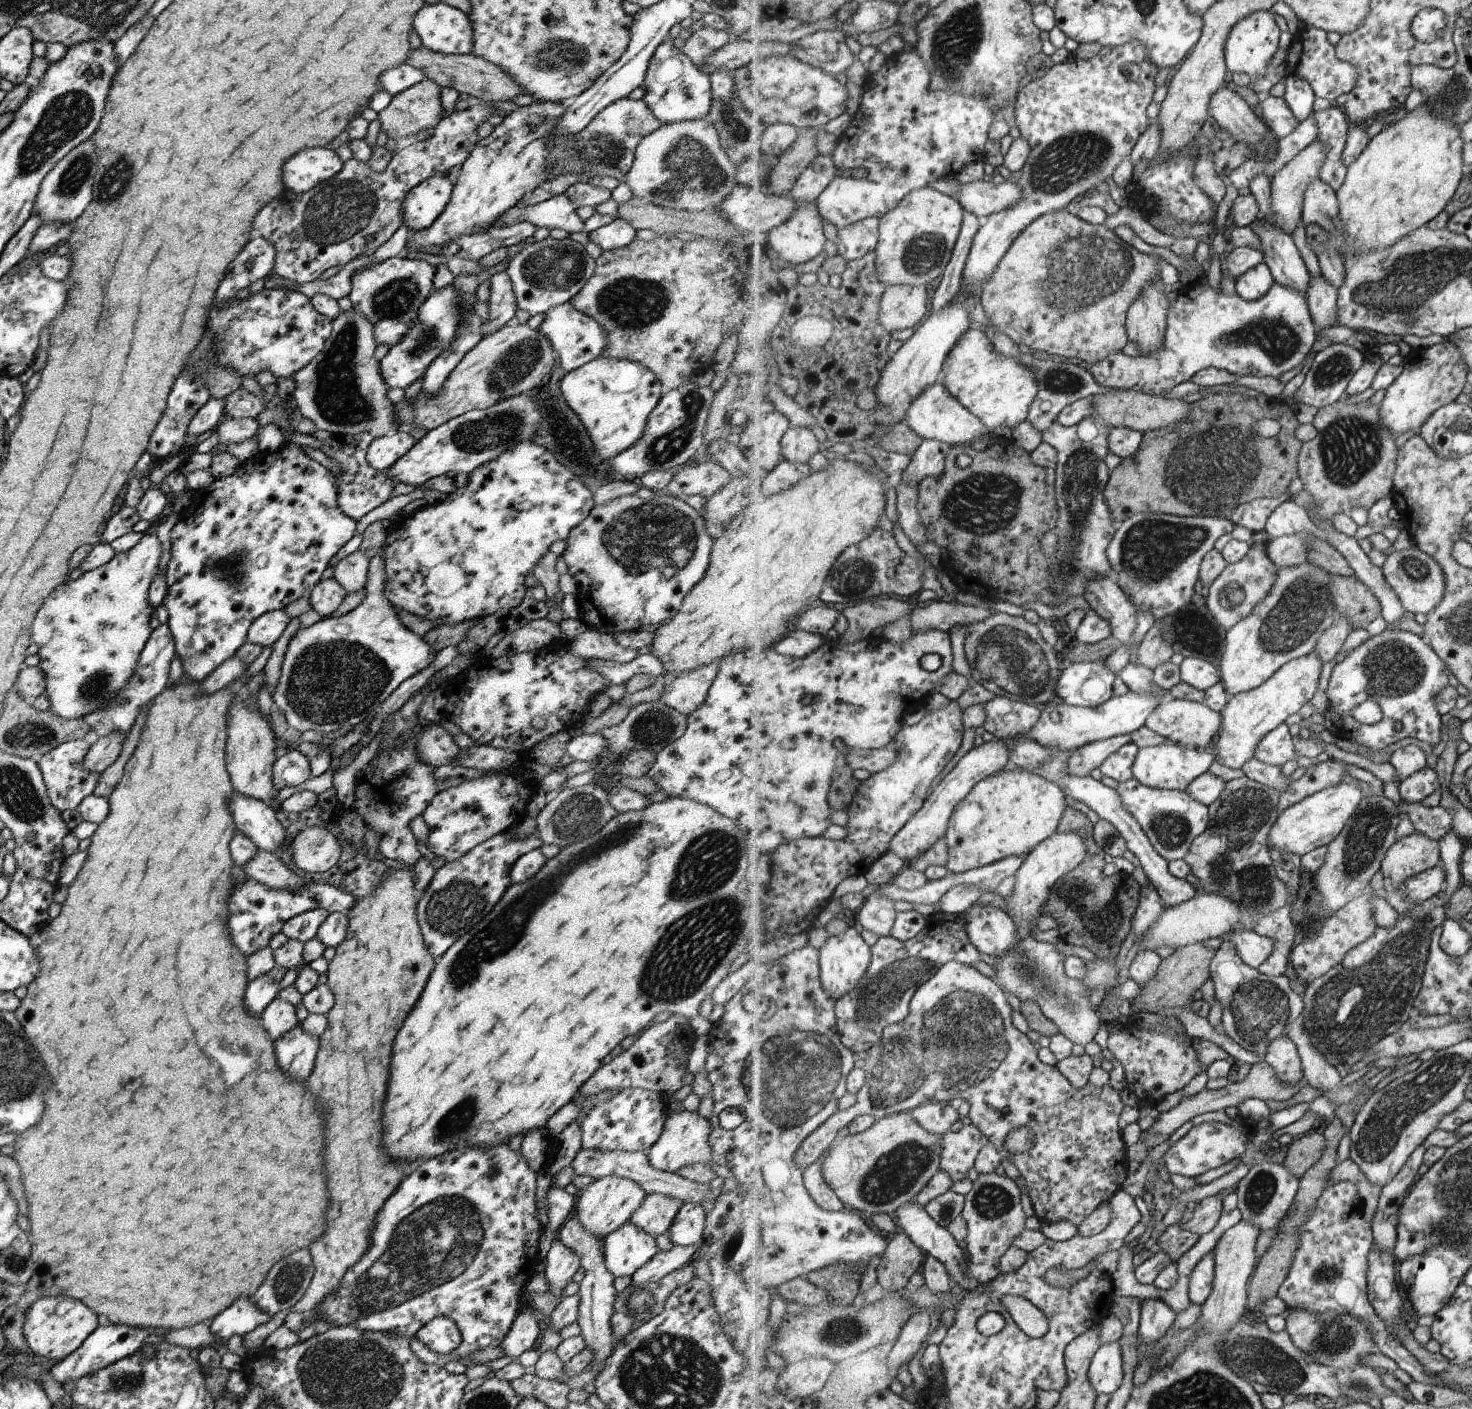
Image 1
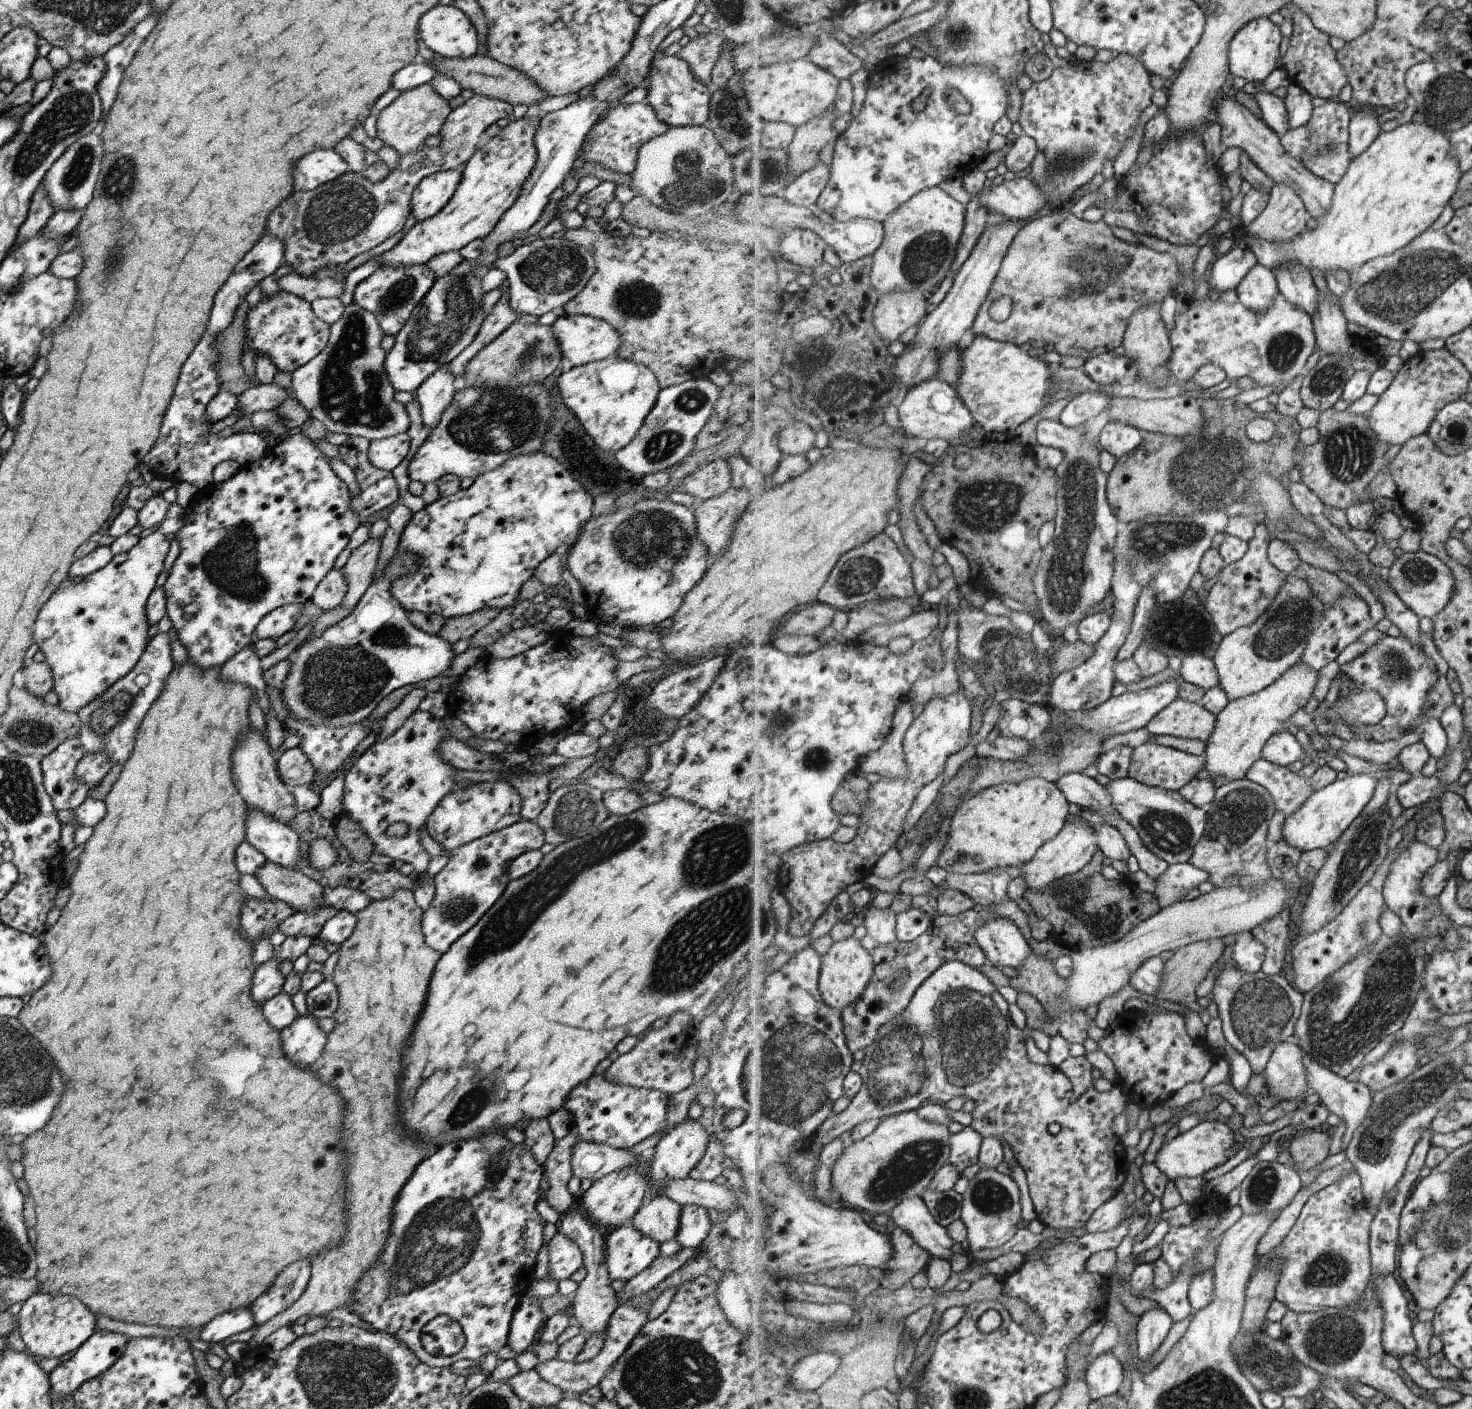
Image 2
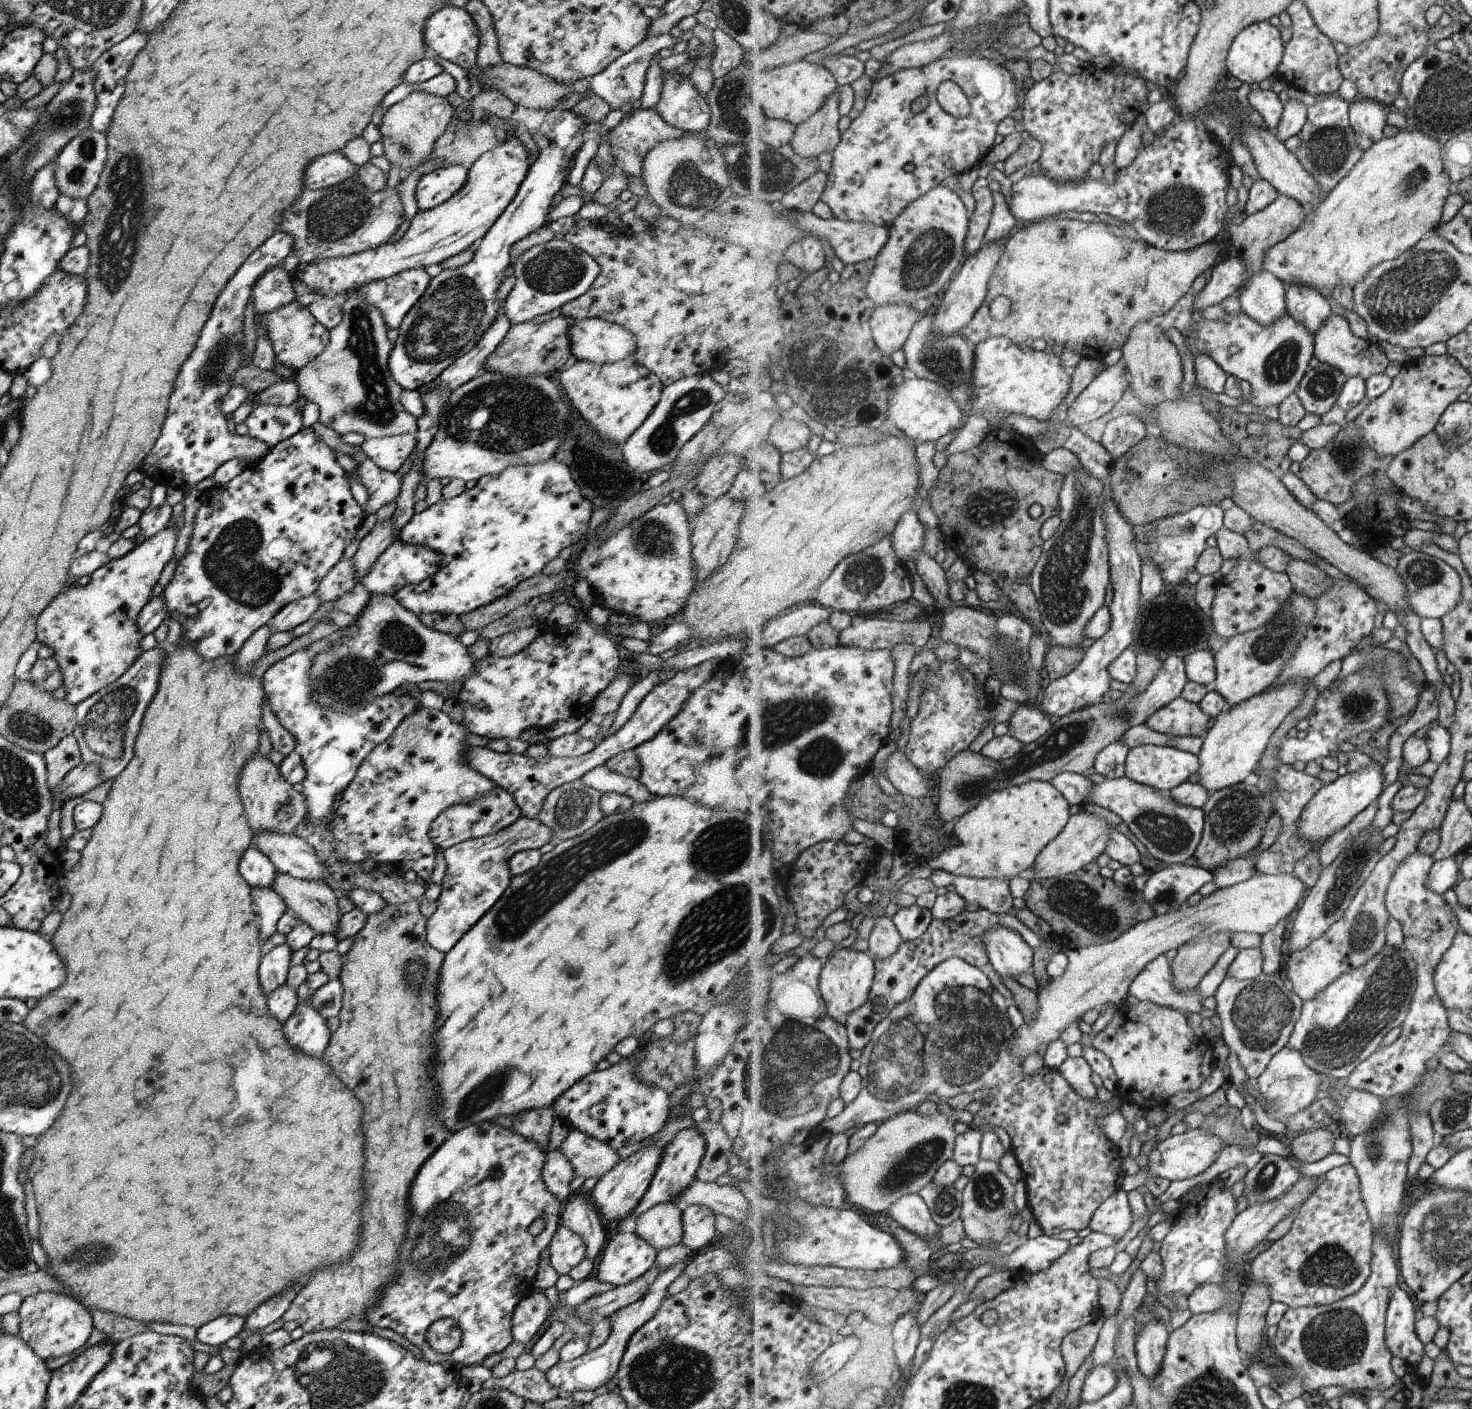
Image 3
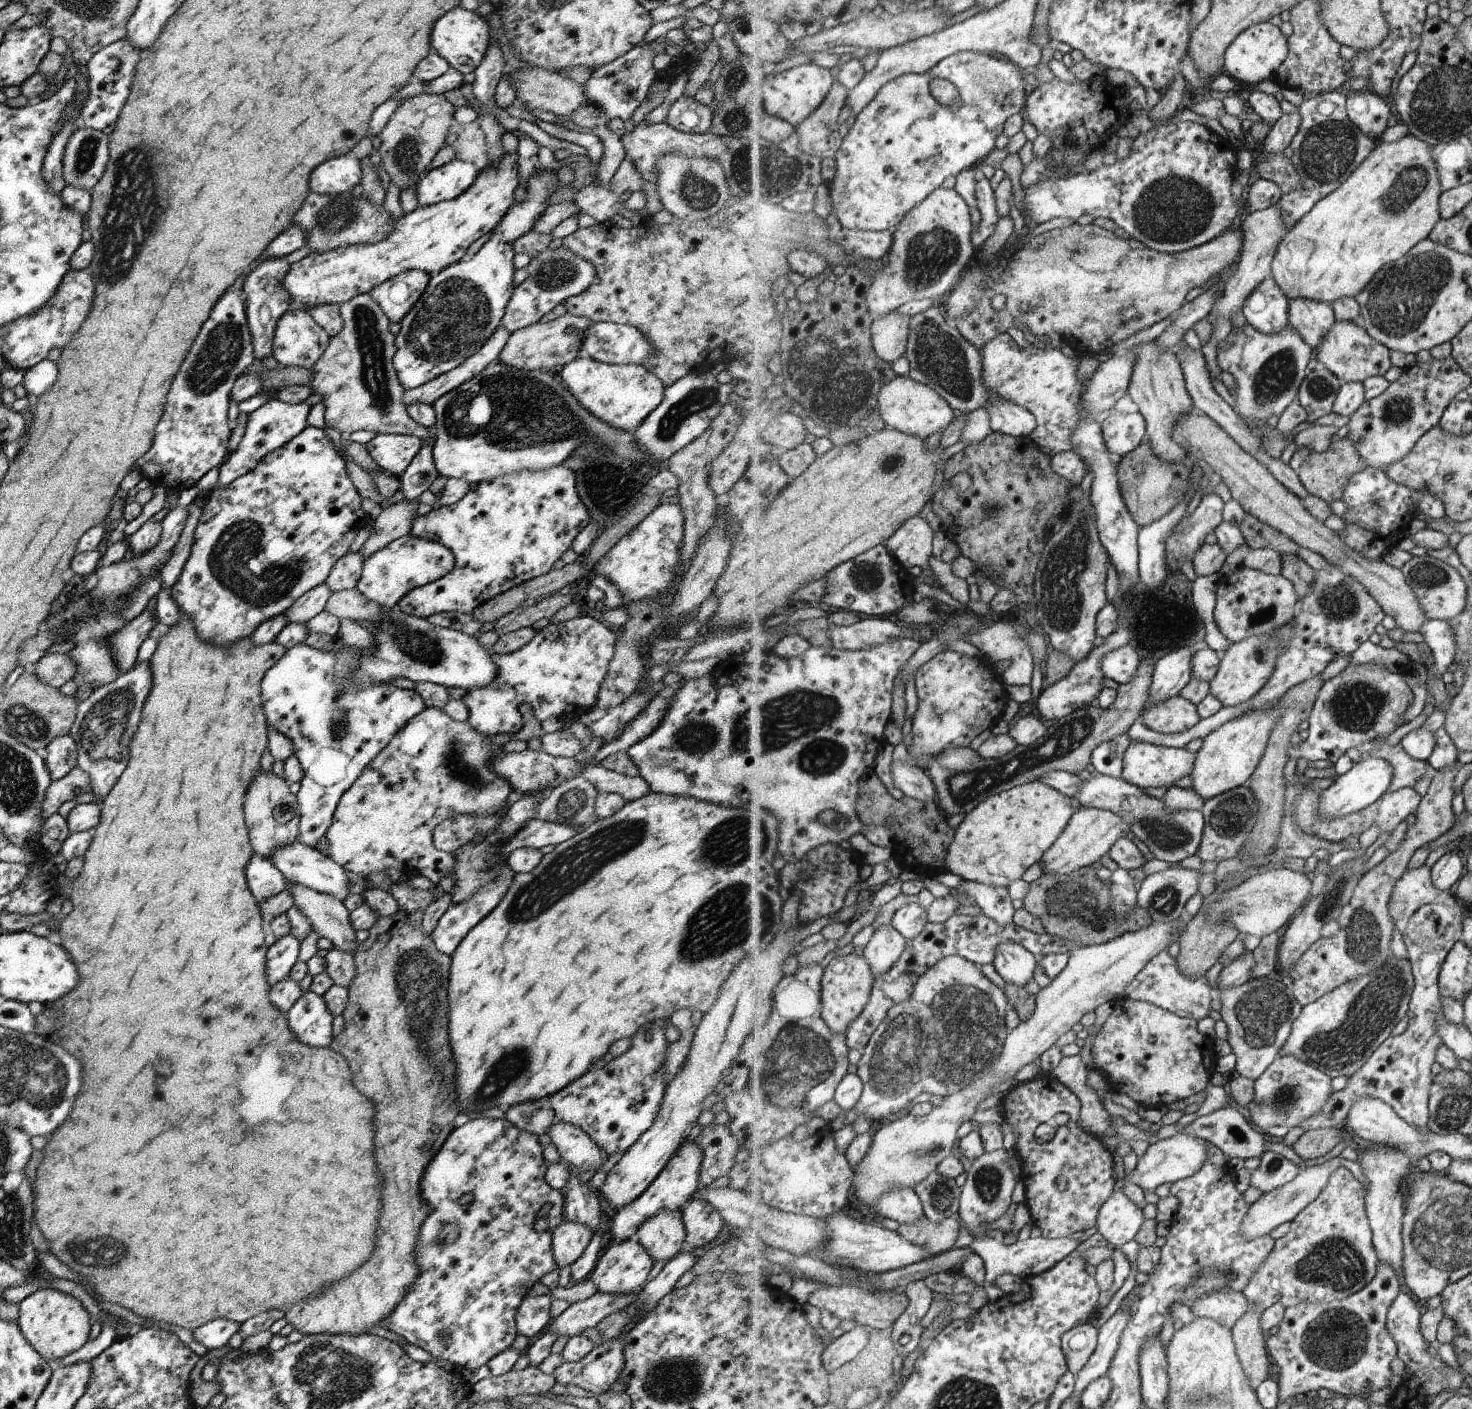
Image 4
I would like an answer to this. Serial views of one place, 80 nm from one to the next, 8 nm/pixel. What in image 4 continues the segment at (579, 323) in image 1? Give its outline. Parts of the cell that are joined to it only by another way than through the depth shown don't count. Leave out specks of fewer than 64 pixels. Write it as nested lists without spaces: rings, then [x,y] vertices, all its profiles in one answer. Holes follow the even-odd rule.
[[[592,321],[586,326],[582,334],[577,358],[592,358],[597,362],[610,365],[636,364],[643,365],[649,357],[654,355],[654,348],[650,342],[635,328],[611,321]]]

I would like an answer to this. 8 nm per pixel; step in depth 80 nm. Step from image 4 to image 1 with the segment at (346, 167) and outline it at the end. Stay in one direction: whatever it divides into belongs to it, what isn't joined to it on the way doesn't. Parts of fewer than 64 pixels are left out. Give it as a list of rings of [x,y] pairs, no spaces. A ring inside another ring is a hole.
[[[329,148],[299,150],[285,160],[285,176],[281,166],[281,182],[291,193],[301,194],[337,174],[342,164]]]

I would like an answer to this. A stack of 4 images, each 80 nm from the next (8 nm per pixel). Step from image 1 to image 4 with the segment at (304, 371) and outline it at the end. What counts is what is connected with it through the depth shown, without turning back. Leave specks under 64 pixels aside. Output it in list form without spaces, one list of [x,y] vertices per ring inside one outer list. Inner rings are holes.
[[[367,293],[355,295],[353,298],[338,305],[342,318],[342,329],[337,335],[328,338],[327,348],[309,369],[310,381],[307,385],[312,388],[311,394],[321,396],[320,402],[324,406],[324,428],[333,428],[340,434],[340,440],[347,440],[349,434],[355,430],[369,430],[376,435],[415,435],[421,440],[430,435],[422,425],[415,423],[405,411],[402,394],[405,391],[396,379],[392,367],[392,356],[395,352],[394,336],[389,331],[388,318],[383,314],[376,302]]]

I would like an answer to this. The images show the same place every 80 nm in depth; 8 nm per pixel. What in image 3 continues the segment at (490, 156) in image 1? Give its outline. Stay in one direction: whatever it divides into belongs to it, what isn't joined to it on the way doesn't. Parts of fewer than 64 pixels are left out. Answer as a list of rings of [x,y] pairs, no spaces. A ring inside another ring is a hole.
[[[635,109],[630,114],[623,114],[619,123],[609,130],[605,130],[609,140],[609,152],[612,164],[625,175],[640,176],[640,166],[645,153],[658,142],[673,140],[684,135],[678,128],[668,125],[653,109]],[[508,128],[506,133],[503,141],[496,142],[467,167],[466,181],[455,194],[435,208],[417,210],[399,240],[346,257],[323,259],[306,265],[298,263],[290,274],[291,282],[301,281],[310,289],[319,291],[320,296],[340,296],[345,290],[352,289],[355,293],[363,283],[384,279],[407,269],[425,269],[465,250],[491,228],[517,194],[517,189],[527,174],[530,165],[527,150],[513,133],[508,132]]]

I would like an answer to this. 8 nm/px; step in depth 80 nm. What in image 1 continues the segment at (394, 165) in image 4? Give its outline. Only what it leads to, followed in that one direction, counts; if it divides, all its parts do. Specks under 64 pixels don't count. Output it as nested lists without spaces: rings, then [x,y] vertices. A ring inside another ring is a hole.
[[[423,78],[392,96],[388,105],[377,115],[380,129],[385,132],[387,138],[401,138],[416,134],[419,130],[433,128],[442,118],[439,89],[435,82]]]

